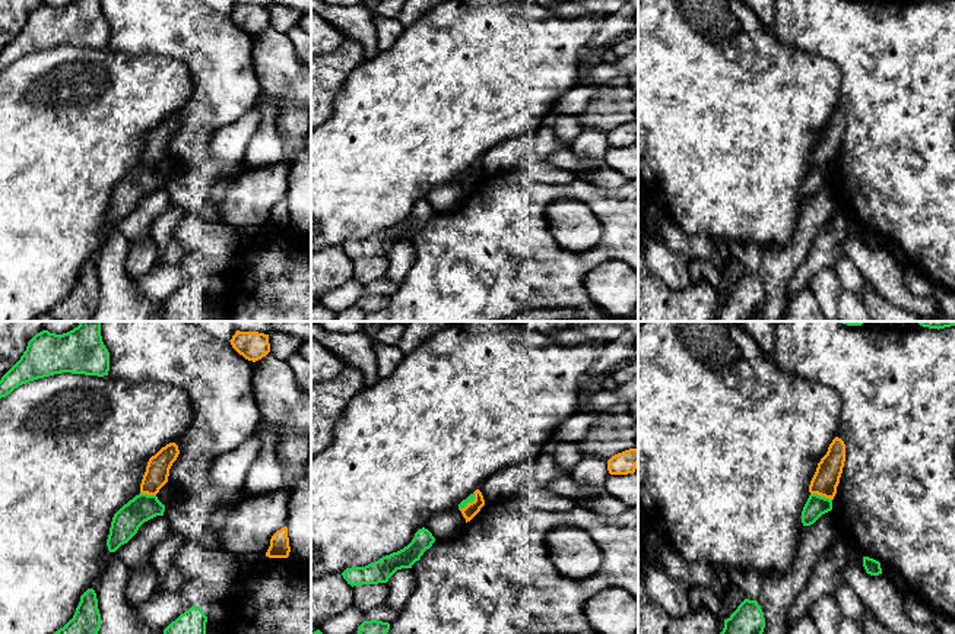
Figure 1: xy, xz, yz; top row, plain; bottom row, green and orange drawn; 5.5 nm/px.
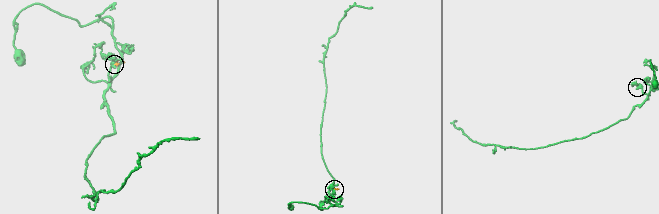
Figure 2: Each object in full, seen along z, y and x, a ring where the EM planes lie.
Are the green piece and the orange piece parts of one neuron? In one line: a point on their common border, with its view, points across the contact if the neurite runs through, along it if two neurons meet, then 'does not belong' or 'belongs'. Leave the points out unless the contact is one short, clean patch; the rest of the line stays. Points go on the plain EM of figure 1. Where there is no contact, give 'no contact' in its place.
contact yz (819, 168); border yz (811, 165), (831, 173); does not belong

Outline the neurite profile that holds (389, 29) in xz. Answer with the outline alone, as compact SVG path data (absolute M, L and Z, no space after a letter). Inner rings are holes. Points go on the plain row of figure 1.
M377 16L374 19L374 26L380 51L393 47L406 31L406 26L399 20L399 18Z

